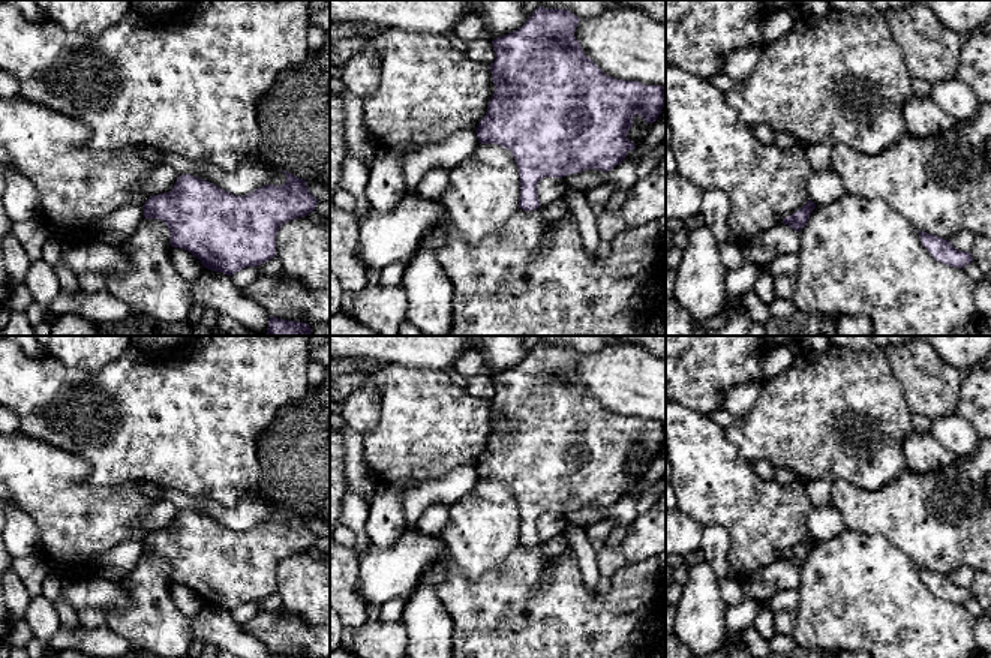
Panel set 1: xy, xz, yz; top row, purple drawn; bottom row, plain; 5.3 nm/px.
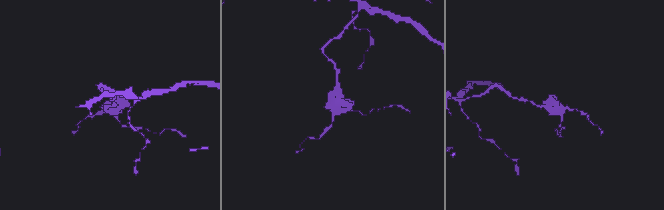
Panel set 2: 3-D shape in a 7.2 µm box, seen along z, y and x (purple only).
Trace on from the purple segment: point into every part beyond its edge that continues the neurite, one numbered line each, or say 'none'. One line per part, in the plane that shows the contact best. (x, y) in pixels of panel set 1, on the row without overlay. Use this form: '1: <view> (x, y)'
none

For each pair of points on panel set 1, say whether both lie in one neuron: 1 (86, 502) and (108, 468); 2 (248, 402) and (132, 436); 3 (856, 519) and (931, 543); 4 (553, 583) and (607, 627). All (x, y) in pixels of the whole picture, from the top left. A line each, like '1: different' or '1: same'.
1: different
2: same
3: same
4: same

